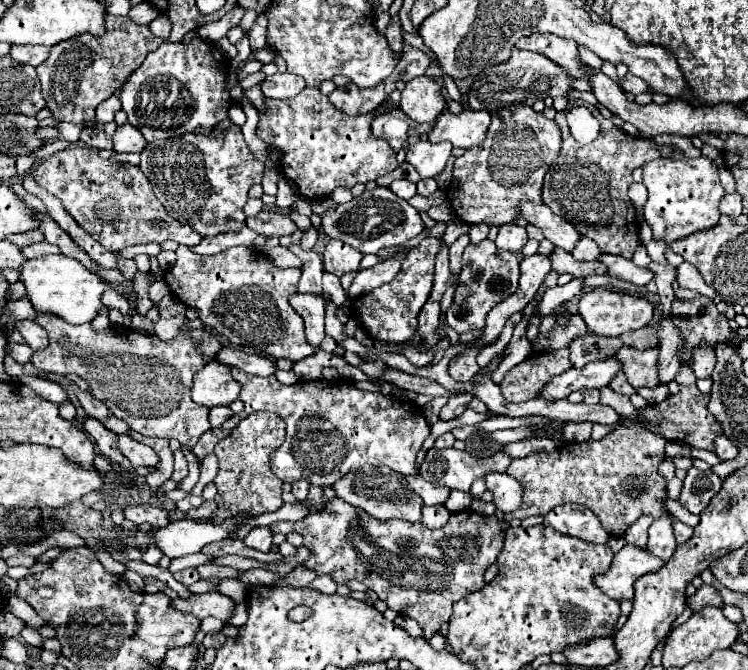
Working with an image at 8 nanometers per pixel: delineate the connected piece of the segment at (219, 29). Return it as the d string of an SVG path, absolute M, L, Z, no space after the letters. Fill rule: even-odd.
M235 6L235 8L233 8L229 14L225 14L221 20L199 26L199 28L195 30L195 32L197 32L197 38L203 38L203 40L207 40L207 42L219 42L221 38L227 36L227 32L229 32L231 28L235 28L235 26L239 24L243 12L245 12L245 8Z

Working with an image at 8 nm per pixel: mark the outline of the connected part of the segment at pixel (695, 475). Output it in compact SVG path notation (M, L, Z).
M691 468L687 472L687 478L683 480L683 490L679 502L691 512L691 514L701 514L711 498L719 492L721 488L721 478L713 474L711 470L701 472L697 468Z

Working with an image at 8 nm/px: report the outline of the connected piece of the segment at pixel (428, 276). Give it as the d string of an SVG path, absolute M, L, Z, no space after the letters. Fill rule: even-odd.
M425 238L417 248L413 248L407 254L401 272L389 284L383 284L367 294L361 294L351 302L351 314L361 318L361 326L367 328L373 338L401 344L415 334L419 310L429 298L429 290L433 286L433 266L439 246L439 238Z

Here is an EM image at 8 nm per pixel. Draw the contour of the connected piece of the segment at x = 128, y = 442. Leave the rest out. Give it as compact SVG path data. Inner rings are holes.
M127 434L117 436L117 446L135 466L157 466L157 462L159 462L159 458L151 446L145 446Z

